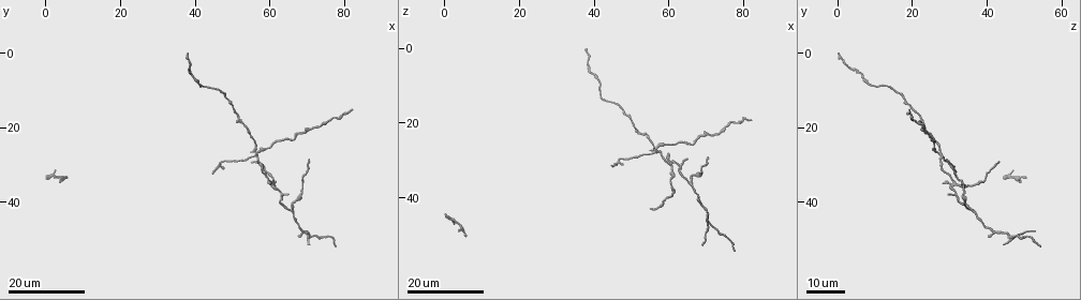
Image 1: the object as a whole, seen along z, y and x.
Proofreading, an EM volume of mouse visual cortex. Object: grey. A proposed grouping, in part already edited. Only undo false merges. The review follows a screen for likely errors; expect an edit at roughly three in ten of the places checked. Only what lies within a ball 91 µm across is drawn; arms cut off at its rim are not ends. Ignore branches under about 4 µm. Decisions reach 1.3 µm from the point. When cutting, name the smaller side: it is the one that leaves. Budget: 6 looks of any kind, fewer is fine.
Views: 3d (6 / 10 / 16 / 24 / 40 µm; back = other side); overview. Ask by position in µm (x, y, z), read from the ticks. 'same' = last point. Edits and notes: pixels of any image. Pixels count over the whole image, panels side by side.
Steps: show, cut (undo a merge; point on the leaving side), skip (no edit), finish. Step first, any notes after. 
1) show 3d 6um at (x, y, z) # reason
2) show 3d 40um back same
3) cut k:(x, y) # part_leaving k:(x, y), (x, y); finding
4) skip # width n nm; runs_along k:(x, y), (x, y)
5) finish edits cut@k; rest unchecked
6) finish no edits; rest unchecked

show 3d 16um at (71.0, 49.5, 47.0) # three-way junction

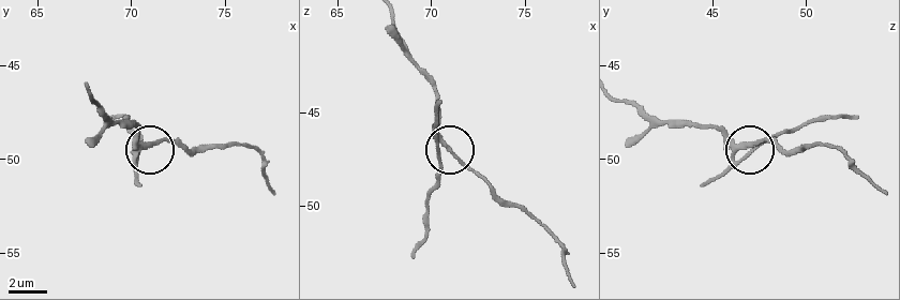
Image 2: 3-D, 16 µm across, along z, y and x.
show 3d 10um at (70.9, 49.3, 47.0) # closer look

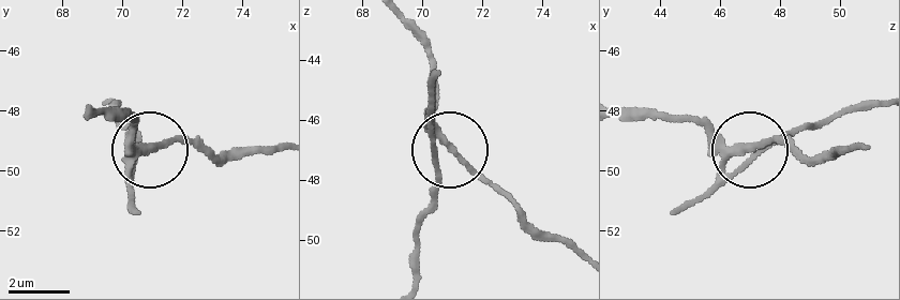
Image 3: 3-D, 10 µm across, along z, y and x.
cut 3:(129, 197) # part_leaving 3:(724, 156), (752, 162), (798, 131), (875, 105); two neurons meet here

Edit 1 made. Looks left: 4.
show overview # see it whole again

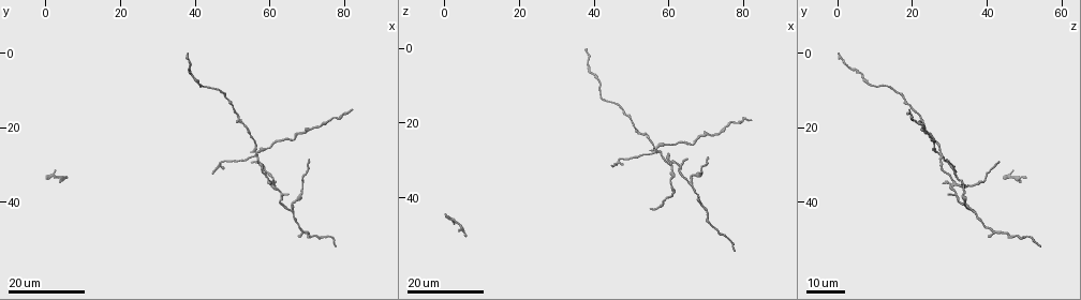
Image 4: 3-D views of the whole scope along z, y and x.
show 3d 24um at (61.0, 35.0, 31.0) # four-way junction

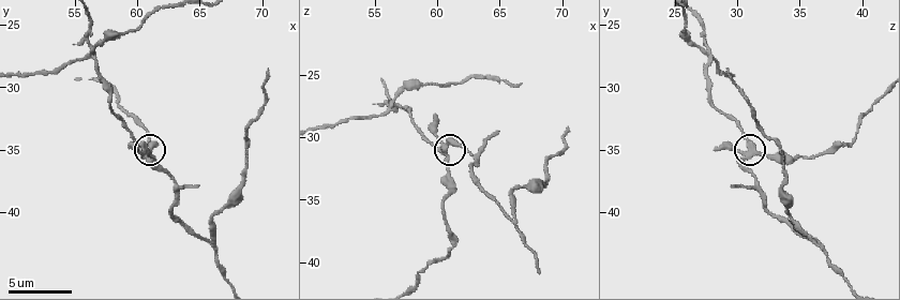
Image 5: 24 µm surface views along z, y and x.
show 3d 6um at (60.6, 35.2, 31.0)

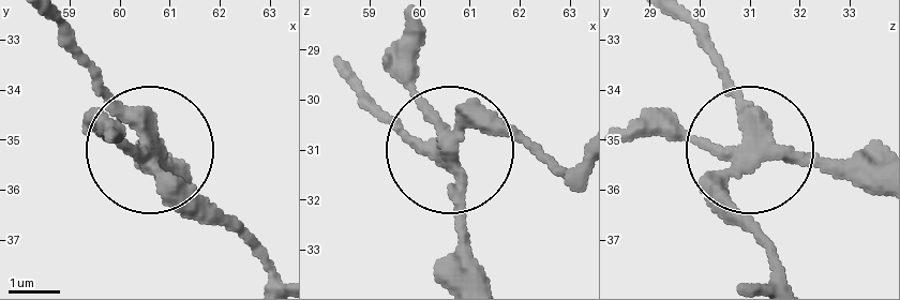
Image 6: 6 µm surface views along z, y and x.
cut 6:(411, 88) # side_arm 19 um; part_leaving 6:(447, 152), (460, 276); a second neuron is stuck on

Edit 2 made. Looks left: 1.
show 3d 10um at (56.4, 27.2, 27.6) # four or more arms meet

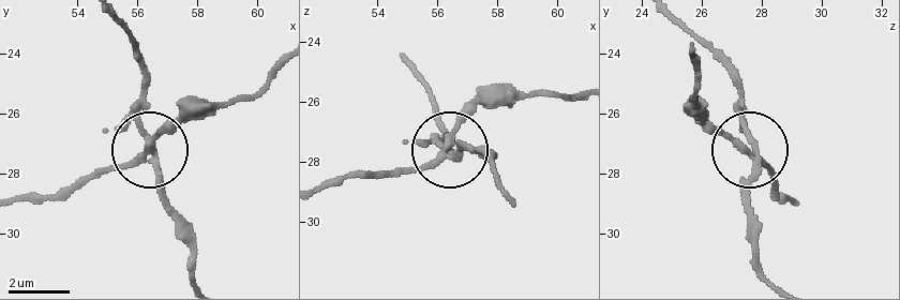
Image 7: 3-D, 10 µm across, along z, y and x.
cut 7:(161, 131) # width 230 nm; two neurons meet here

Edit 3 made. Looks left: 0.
finish edits cut@3, cut@6, cut@7; rest unchecked

